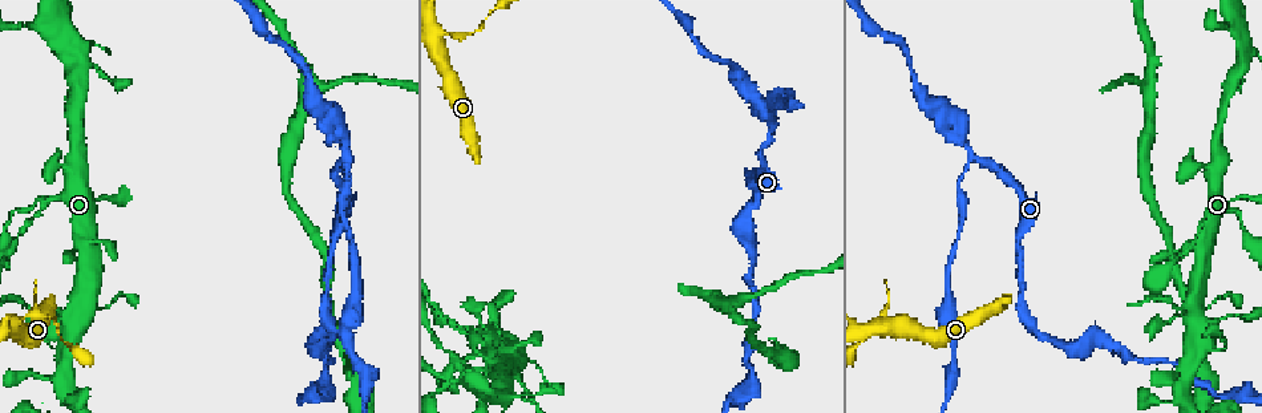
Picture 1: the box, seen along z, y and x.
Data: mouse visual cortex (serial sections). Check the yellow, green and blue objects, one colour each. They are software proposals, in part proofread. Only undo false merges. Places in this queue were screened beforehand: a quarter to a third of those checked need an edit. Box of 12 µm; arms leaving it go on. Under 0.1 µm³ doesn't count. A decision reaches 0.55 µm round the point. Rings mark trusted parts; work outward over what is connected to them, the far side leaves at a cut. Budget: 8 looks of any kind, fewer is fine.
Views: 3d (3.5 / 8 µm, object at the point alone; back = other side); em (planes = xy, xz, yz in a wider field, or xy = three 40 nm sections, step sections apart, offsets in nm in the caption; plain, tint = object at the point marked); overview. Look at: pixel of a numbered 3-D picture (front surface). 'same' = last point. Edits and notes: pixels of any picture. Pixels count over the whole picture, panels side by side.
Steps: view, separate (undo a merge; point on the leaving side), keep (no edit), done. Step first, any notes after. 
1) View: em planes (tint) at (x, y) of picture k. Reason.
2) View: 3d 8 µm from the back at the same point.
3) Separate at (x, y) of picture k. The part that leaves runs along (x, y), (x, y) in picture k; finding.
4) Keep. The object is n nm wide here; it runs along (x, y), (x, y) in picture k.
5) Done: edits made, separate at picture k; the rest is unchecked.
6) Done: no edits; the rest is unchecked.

View: 3d 3.5 µm at (1190, 317) of picture 1. A narrow waist.

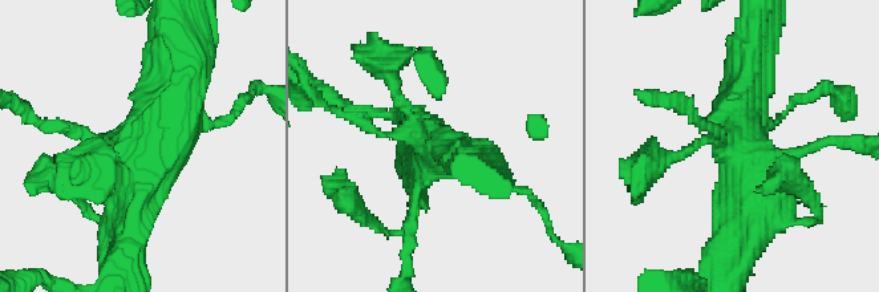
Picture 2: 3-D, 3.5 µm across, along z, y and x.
View: em xy step 1 (tint) at (127, 143) of picture 2.

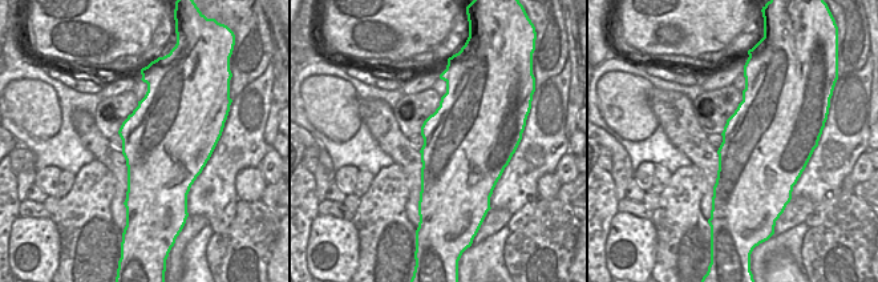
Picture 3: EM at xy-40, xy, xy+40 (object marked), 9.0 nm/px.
Keep. It runs along (181, 84), (136, 161), (128, 247) in picture 2; continuous, no second cell.

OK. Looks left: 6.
View: 3d 3.5 µm at (67, 377) of picture 1.

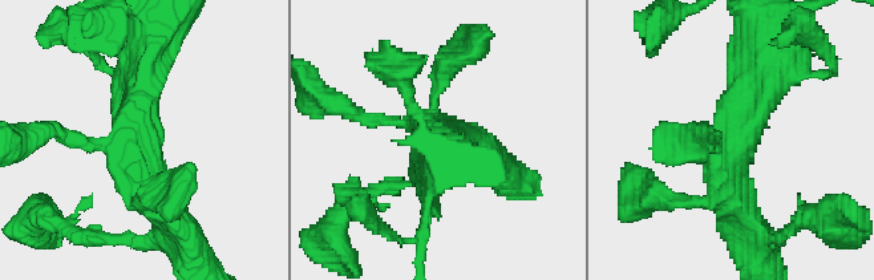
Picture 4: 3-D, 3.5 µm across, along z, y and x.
Keep. 4 arms meet here; the arms are 150, 150, 400, 400 nm wide; it runs along (148, 59), (140, 165), (173, 218) in picture 4; one cell here.

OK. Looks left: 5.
View: 3d 3.5 µm at (750, 251) of picture 1. Calibre changes.

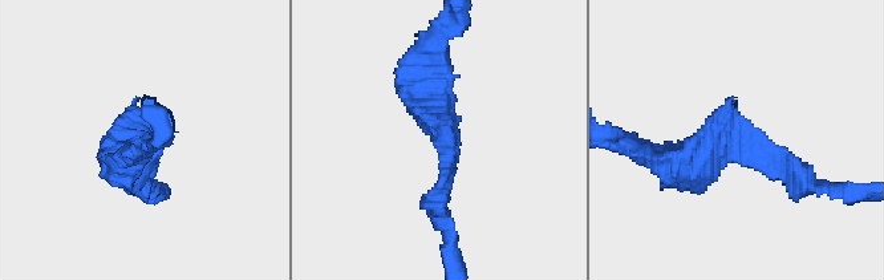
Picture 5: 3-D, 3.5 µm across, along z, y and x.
View: em xy step 5 (tint) at (446, 138) of picture 5.

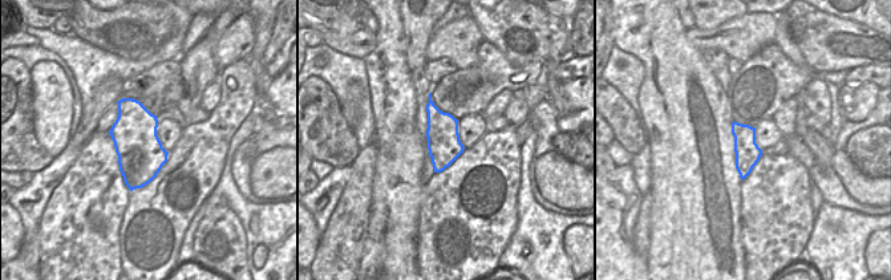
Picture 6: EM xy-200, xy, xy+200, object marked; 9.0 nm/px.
Keep. It runs along (661, 162), (750, 146), (807, 182) in picture 5; continuous, no second cell.

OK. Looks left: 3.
Done: no edits; the rest is unchecked.

